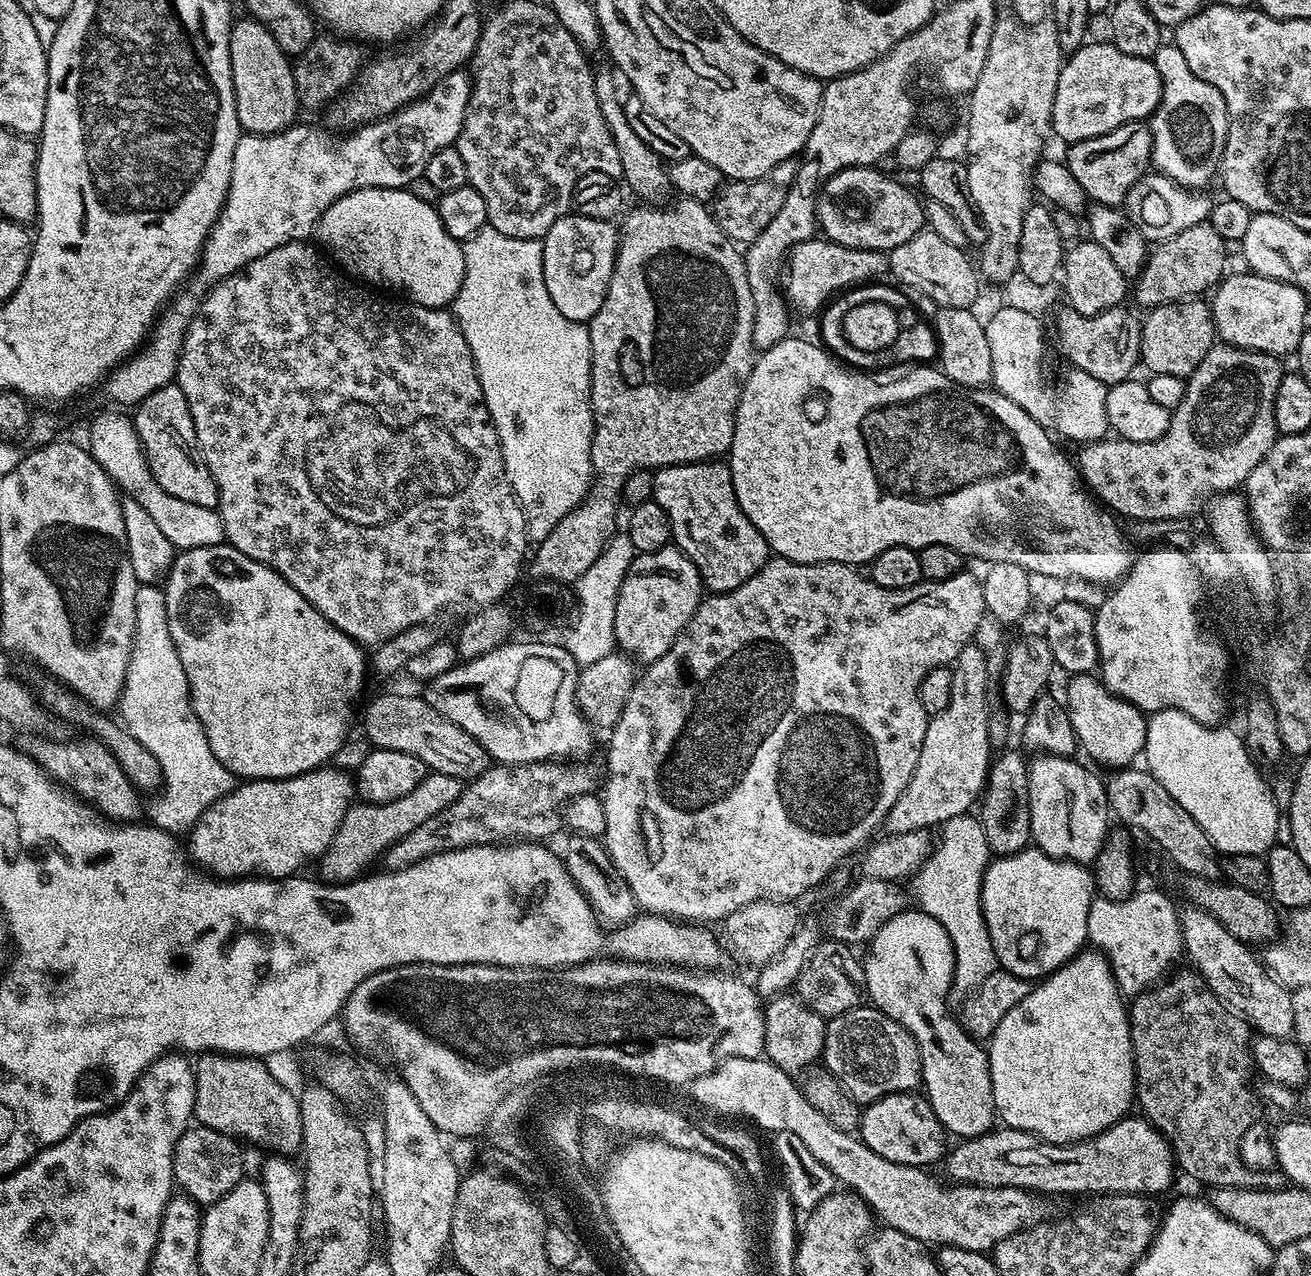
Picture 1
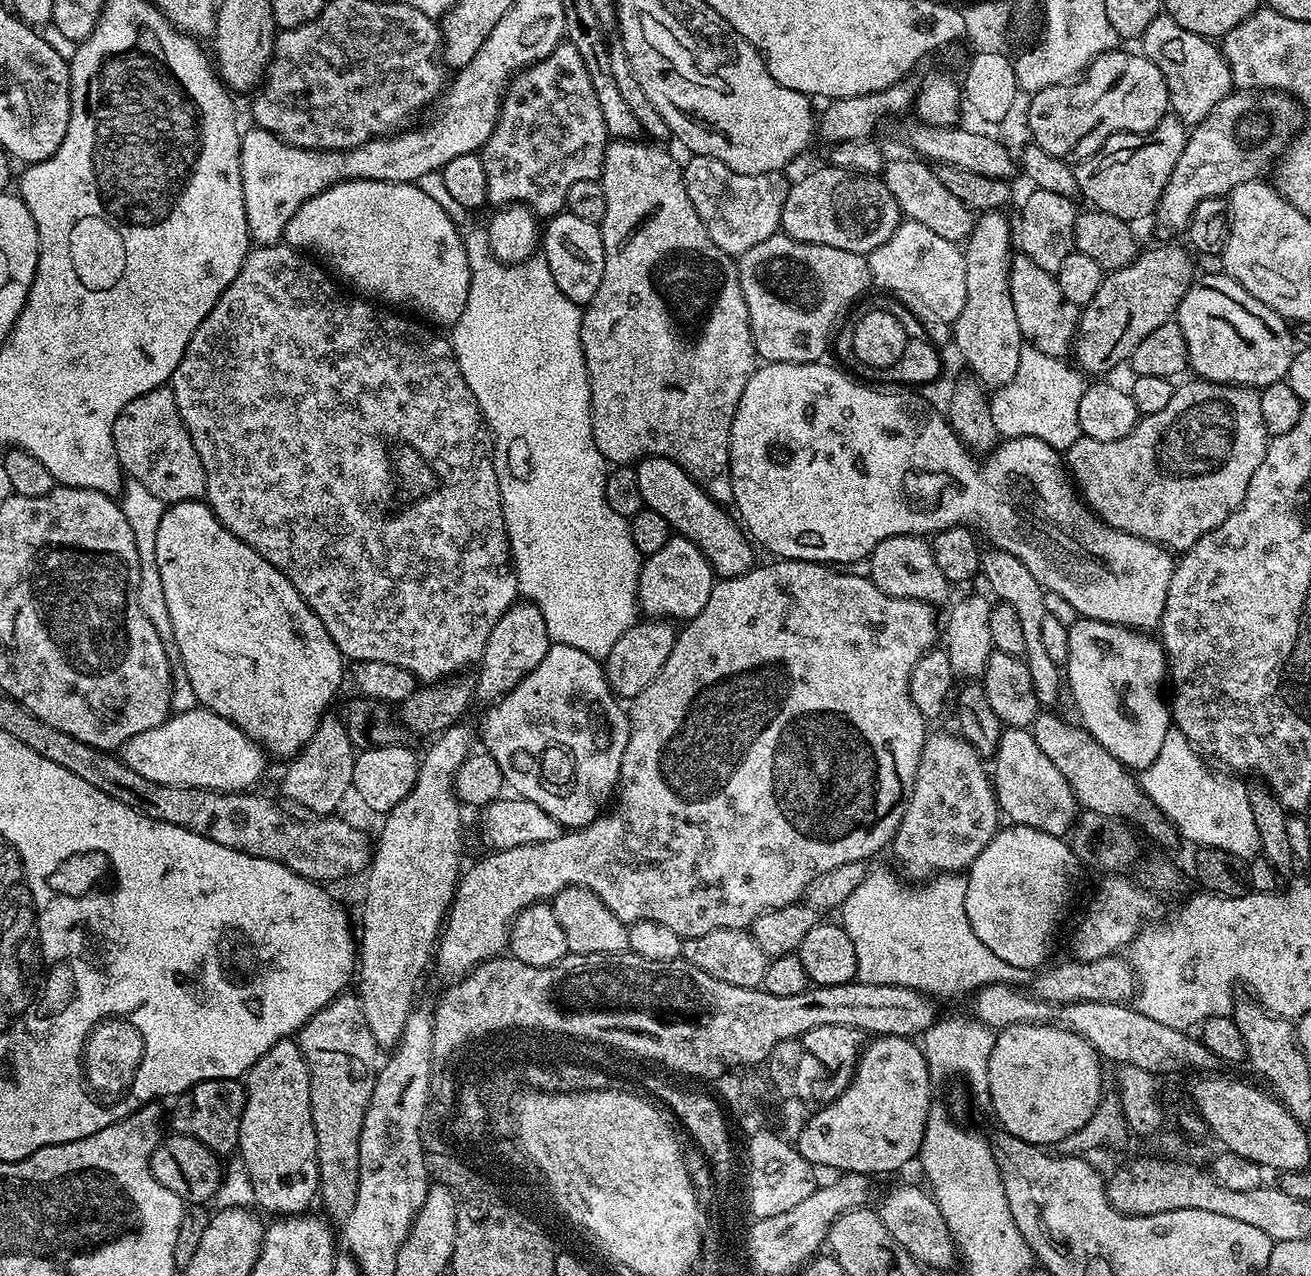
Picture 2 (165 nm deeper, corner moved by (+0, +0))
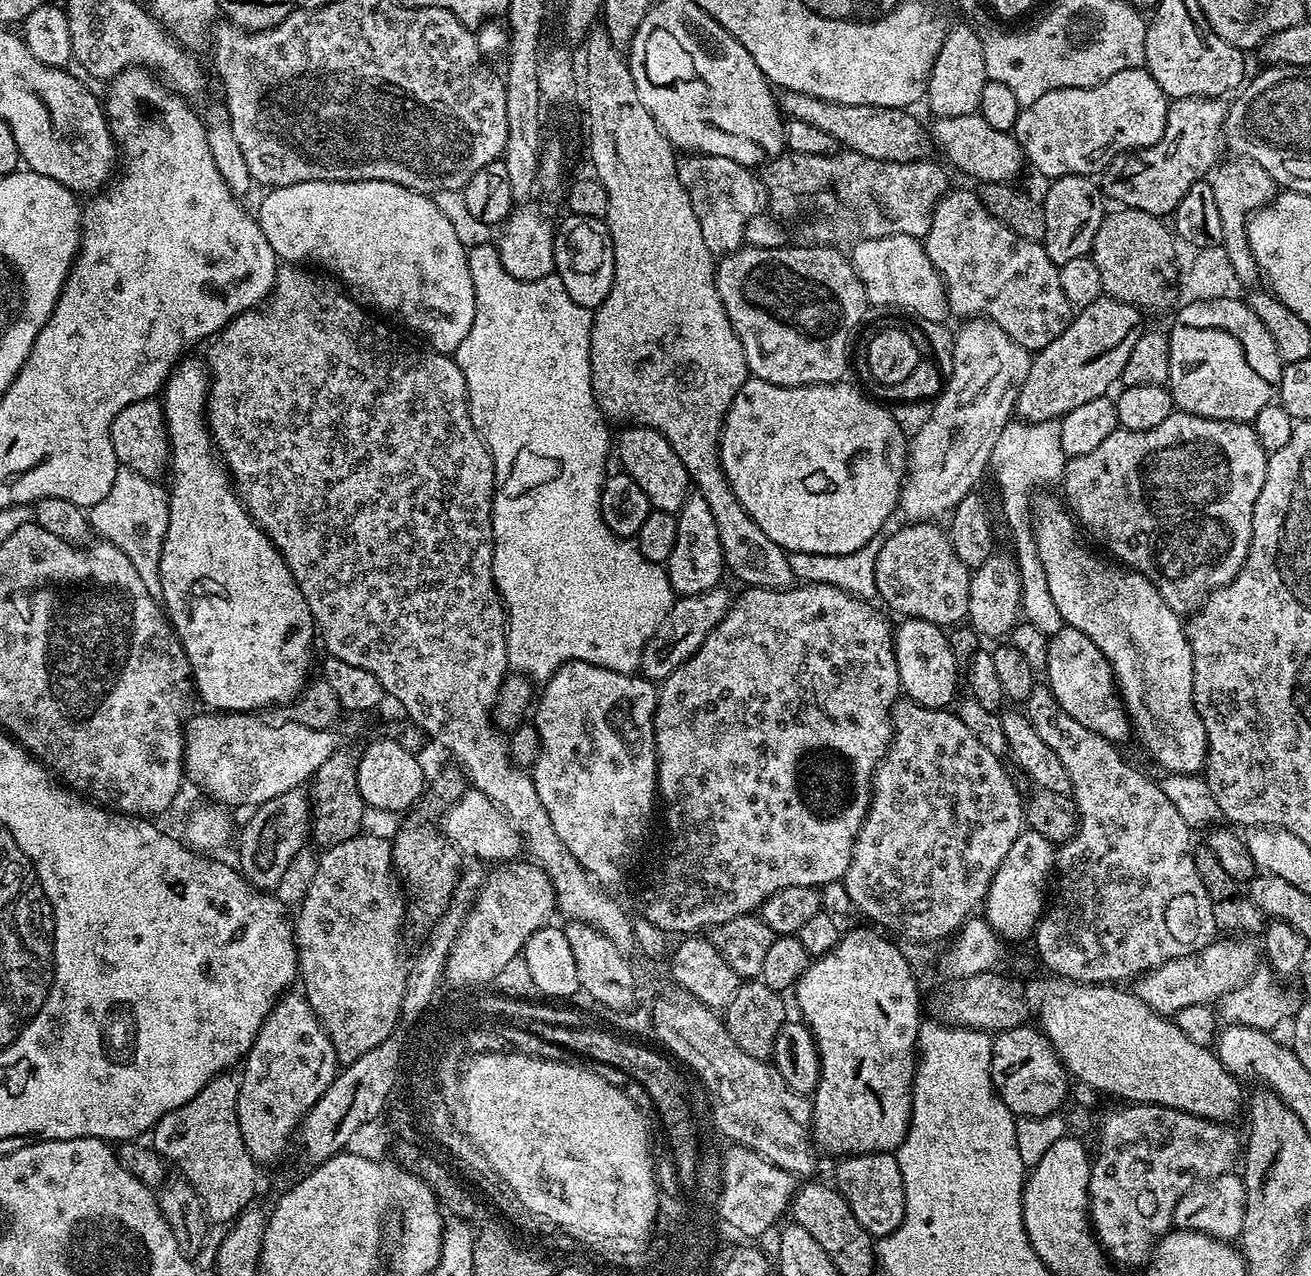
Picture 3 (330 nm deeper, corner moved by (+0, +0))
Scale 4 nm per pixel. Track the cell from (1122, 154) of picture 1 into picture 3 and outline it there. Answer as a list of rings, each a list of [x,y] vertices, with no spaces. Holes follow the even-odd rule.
[[[1195,96],[1172,100],[1168,105],[1166,126],[1162,138],[1149,148],[1137,148],[1133,151],[1115,156],[1112,163],[1102,173],[1102,188],[1109,201],[1117,200],[1117,205],[1142,210],[1151,216],[1161,218],[1175,213],[1178,202],[1186,195],[1186,190],[1194,186],[1196,180],[1203,180],[1215,169],[1218,163],[1220,148],[1222,152],[1222,137],[1224,134],[1224,114],[1226,104],[1223,99],[1214,96]]]

